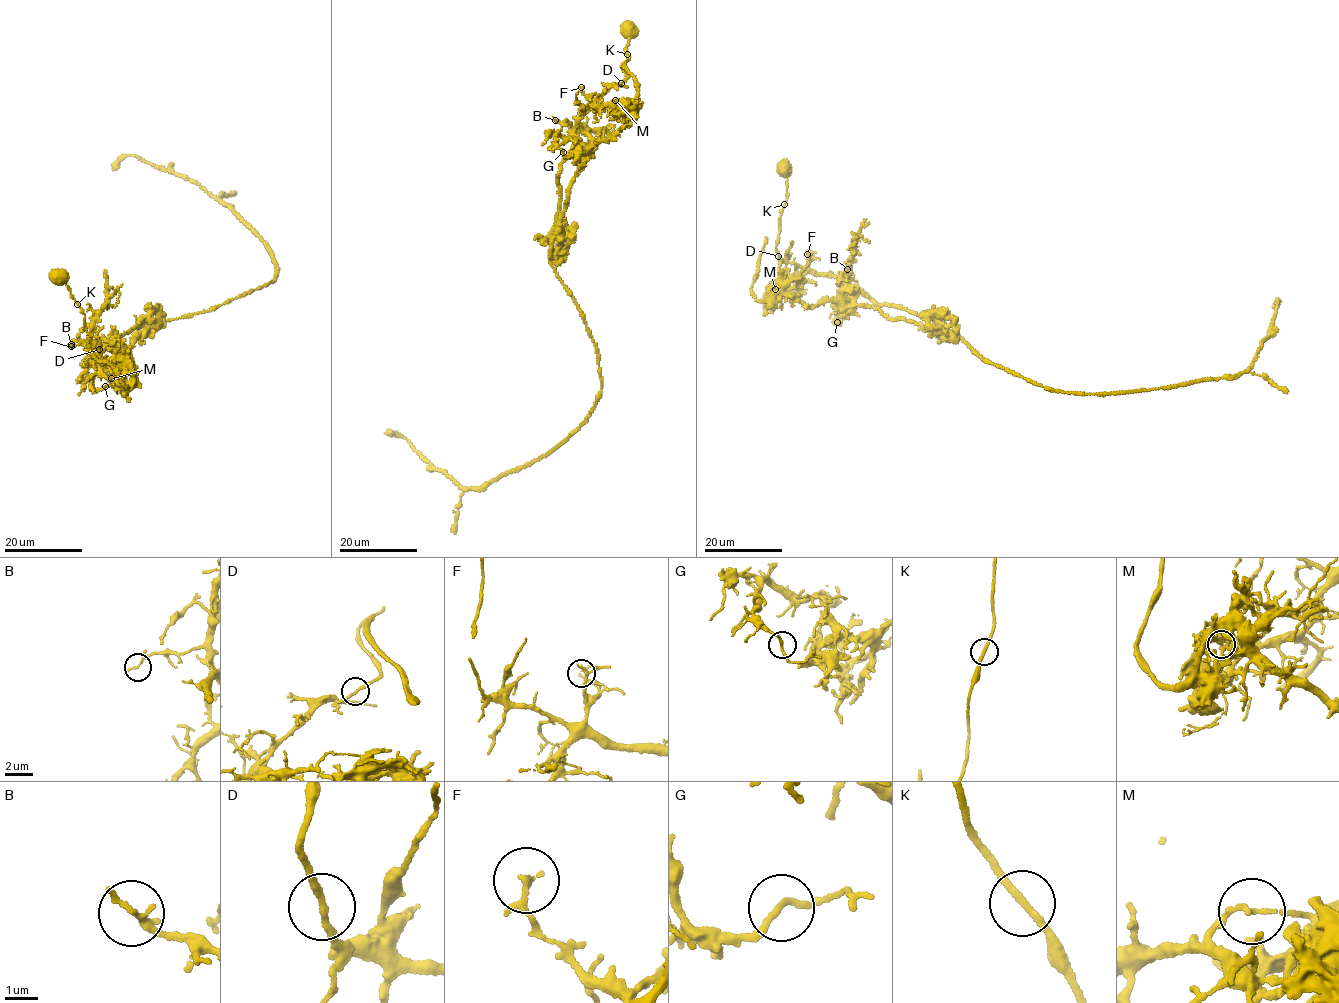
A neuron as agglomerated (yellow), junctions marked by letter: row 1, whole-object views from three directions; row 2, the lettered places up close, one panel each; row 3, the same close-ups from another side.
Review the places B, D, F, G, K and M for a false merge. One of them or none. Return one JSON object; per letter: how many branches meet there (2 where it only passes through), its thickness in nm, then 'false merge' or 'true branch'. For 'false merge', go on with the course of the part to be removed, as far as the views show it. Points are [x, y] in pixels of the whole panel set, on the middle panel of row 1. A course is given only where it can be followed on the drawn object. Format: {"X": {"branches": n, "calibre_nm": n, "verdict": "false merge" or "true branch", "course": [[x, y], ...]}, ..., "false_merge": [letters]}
{"B": {"branches": 2, "calibre_nm": 170, "verdict": "true branch"}, "D": {"branches": 2, "calibre_nm": 190, "verdict": "true branch"}, "F": {"branches": 2, "calibre_nm": 140, "verdict": "true branch"}, "G": {"branches": 2, "calibre_nm": 190, "verdict": "true branch"}, "K": {"branches": 2, "calibre_nm": 200, "verdict": "true branch"}, "M": {"branches": 2, "calibre_nm": 150, "verdict": "false merge", "course": [[615, 100], [633, 105], [634, 113], [591, 148], [569, 187], [559, 221], [561, 252], [574, 234], [564, 217]]}, "false_merge": ["M"]}

